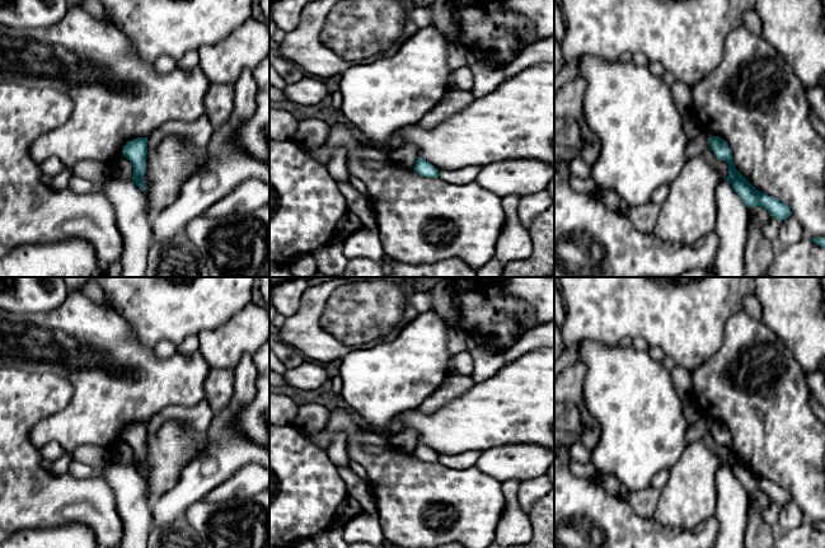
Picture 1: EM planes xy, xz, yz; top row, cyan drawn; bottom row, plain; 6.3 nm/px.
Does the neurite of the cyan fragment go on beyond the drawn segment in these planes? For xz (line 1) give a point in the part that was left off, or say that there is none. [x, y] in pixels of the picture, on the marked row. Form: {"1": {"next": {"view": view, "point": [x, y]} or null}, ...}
{"1": {"next": null}}

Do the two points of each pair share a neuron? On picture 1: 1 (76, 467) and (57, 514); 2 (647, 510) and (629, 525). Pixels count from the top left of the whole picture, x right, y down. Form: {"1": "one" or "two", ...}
{"1": "two", "2": "two"}

